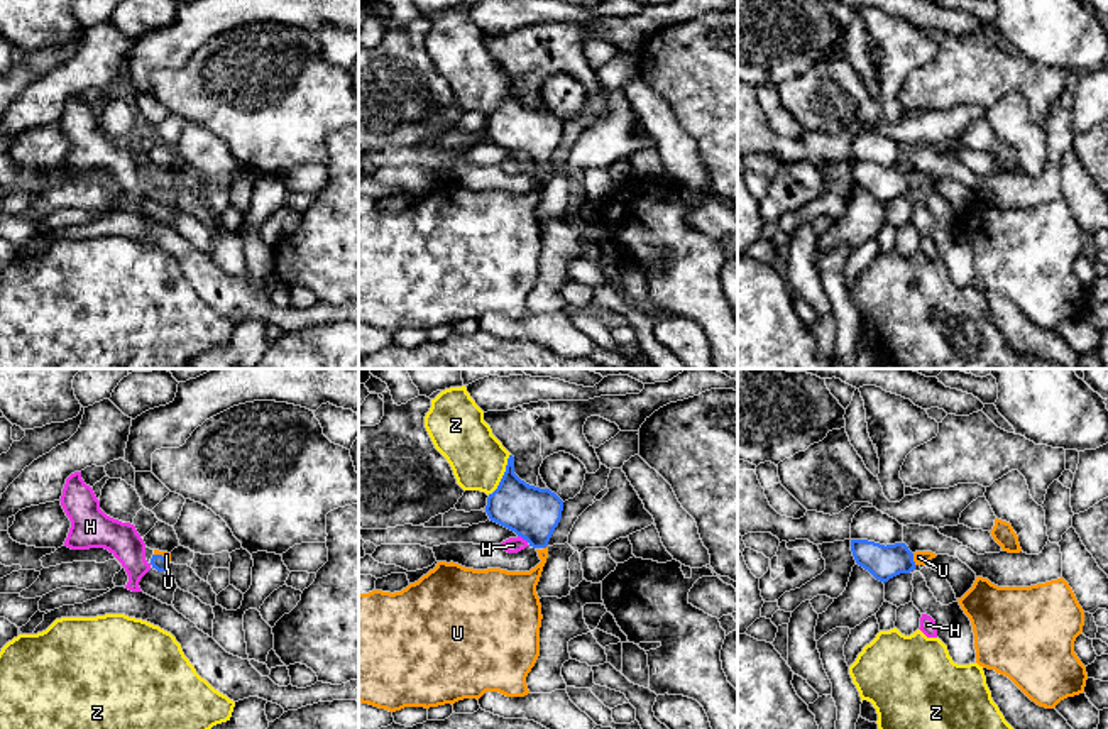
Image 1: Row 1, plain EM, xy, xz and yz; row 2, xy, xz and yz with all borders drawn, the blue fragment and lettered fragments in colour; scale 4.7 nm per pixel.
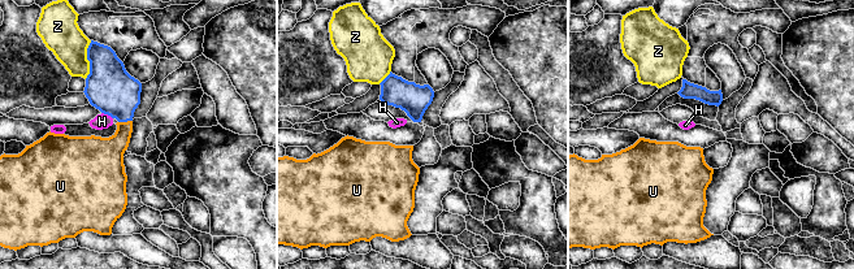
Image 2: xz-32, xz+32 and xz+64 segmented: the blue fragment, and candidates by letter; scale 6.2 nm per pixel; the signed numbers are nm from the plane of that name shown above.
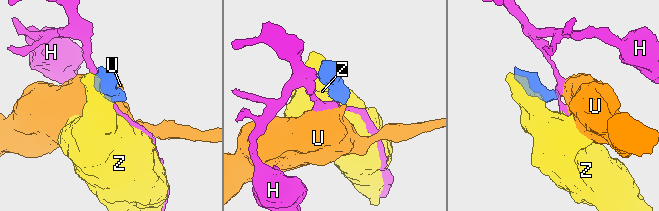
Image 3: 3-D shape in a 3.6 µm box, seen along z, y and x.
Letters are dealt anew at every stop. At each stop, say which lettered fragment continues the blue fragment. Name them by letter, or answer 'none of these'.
U

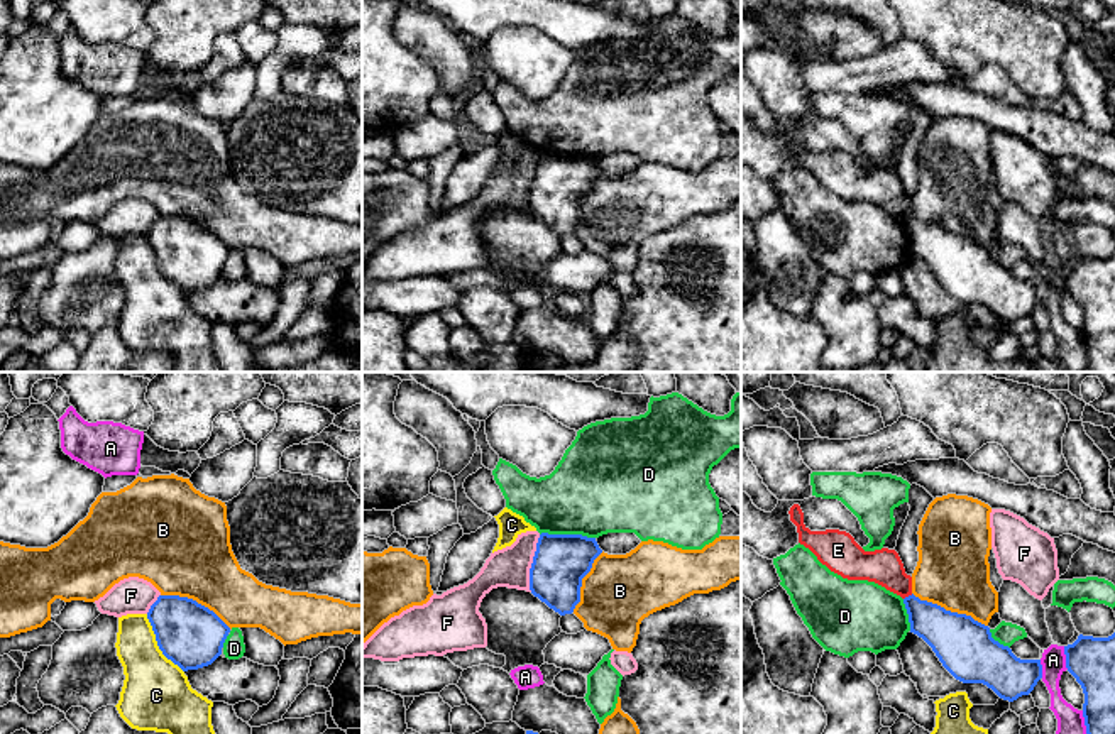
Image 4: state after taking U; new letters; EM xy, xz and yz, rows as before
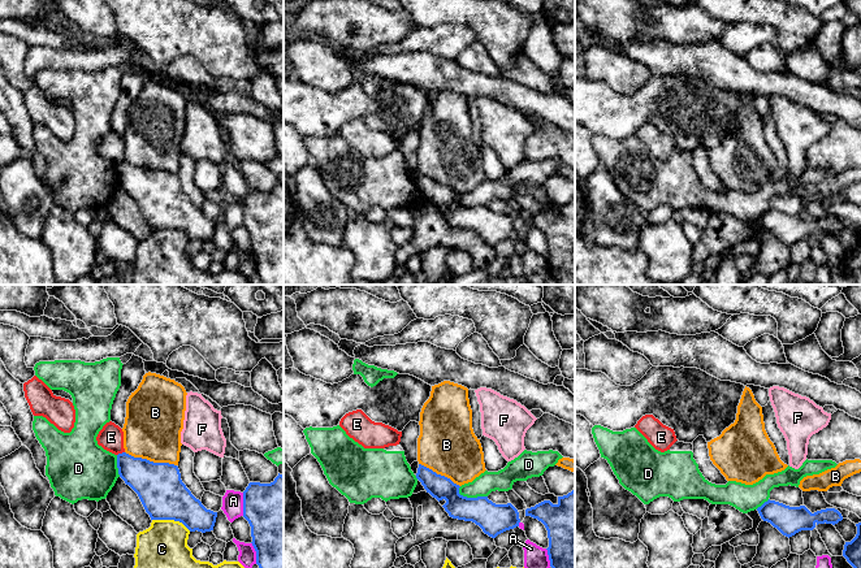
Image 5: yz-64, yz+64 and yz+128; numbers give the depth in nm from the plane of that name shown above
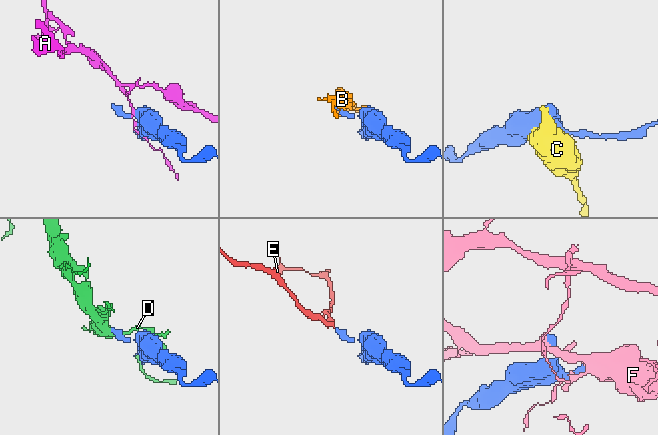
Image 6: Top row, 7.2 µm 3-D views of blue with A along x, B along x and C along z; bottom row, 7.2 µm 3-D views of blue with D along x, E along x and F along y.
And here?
none of these

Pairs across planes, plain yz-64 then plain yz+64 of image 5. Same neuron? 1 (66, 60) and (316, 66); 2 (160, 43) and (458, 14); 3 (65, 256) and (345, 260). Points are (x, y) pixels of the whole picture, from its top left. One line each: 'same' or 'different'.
1: different
2: same
3: different

